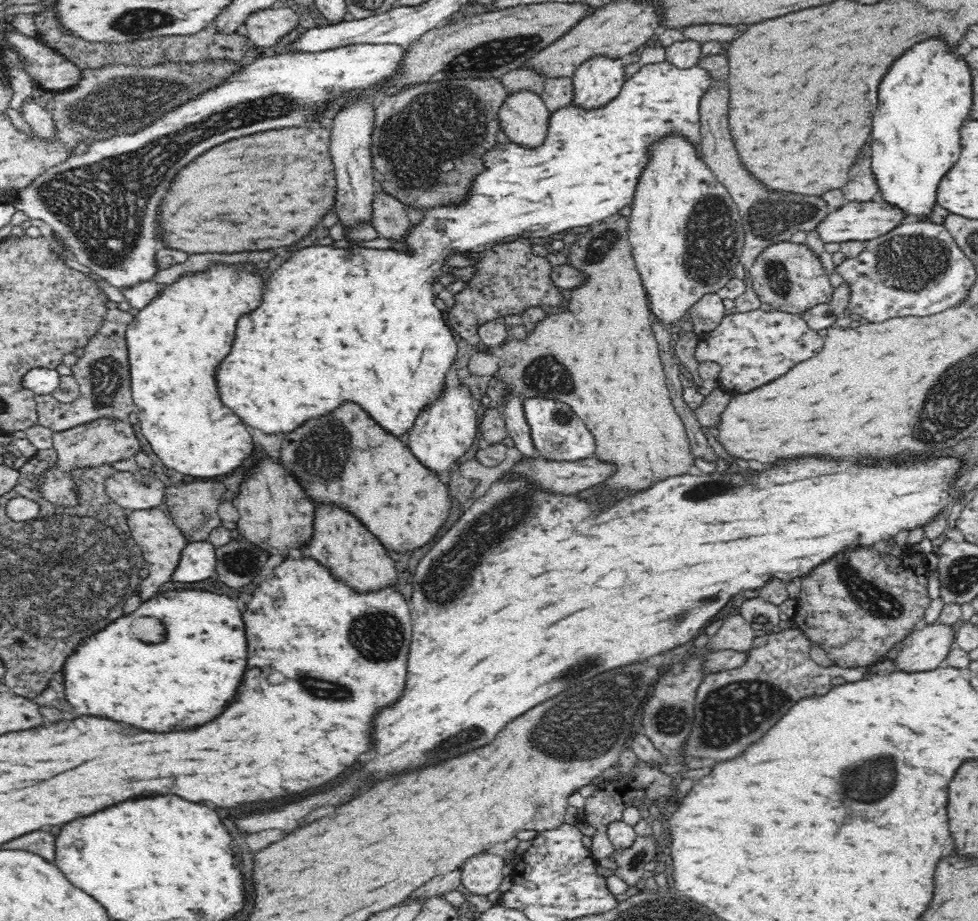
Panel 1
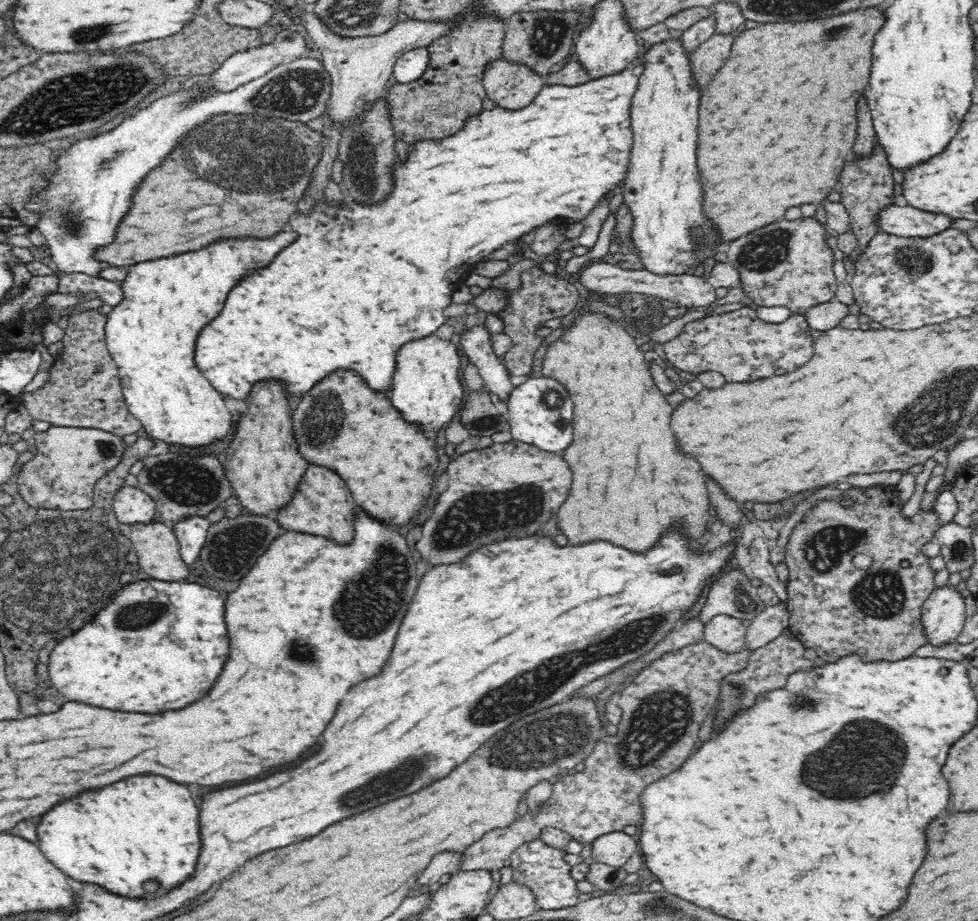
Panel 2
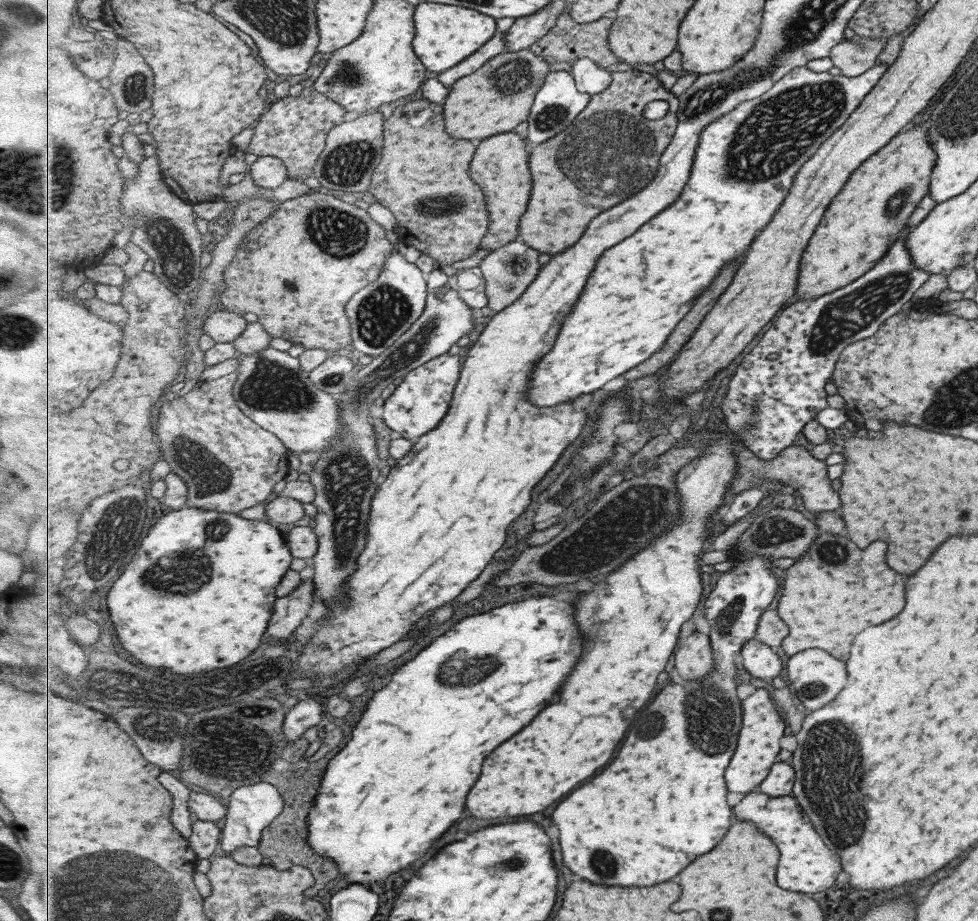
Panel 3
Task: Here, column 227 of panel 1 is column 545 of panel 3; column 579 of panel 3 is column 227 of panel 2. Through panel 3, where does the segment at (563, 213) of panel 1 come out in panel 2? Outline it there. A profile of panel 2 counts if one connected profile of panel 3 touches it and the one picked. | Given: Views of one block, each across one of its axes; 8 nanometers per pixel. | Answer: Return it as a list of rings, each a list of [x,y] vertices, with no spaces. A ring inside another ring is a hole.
[[[644,64],[623,70],[620,74],[612,77],[589,80],[578,86],[546,85],[539,92],[531,105],[520,112],[508,112],[506,109],[496,108],[484,109],[482,114],[476,118],[470,118],[466,128],[459,130],[454,137],[448,137],[442,141],[420,141],[415,149],[409,150],[407,160],[395,162],[396,170],[396,194],[384,202],[384,206],[374,208],[362,208],[356,204],[350,204],[352,210],[324,210],[324,206],[318,206],[314,212],[298,214],[292,218],[292,228],[300,234],[300,238],[280,254],[268,270],[260,270],[256,278],[248,278],[244,286],[236,286],[231,296],[224,305],[224,312],[220,313],[216,320],[208,326],[199,338],[195,350],[195,365],[197,369],[207,378],[216,390],[224,396],[230,396],[236,400],[245,402],[252,396],[254,386],[262,382],[276,381],[284,389],[285,397],[302,398],[304,392],[310,392],[322,376],[326,377],[336,370],[354,370],[362,376],[362,380],[380,394],[380,398],[389,400],[391,397],[391,386],[395,374],[398,372],[398,354],[404,346],[412,341],[423,340],[431,337],[434,332],[444,323],[447,317],[442,313],[450,306],[453,294],[460,287],[462,274],[471,275],[474,266],[478,261],[488,262],[488,254],[492,254],[498,248],[507,247],[511,249],[512,244],[520,238],[530,234],[534,229],[540,229],[551,222],[568,219],[573,222],[586,218],[593,210],[598,200],[626,180],[628,164],[630,164],[630,148],[632,148],[632,127],[631,108],[632,99],[636,89],[639,88],[639,78],[644,72]]]

